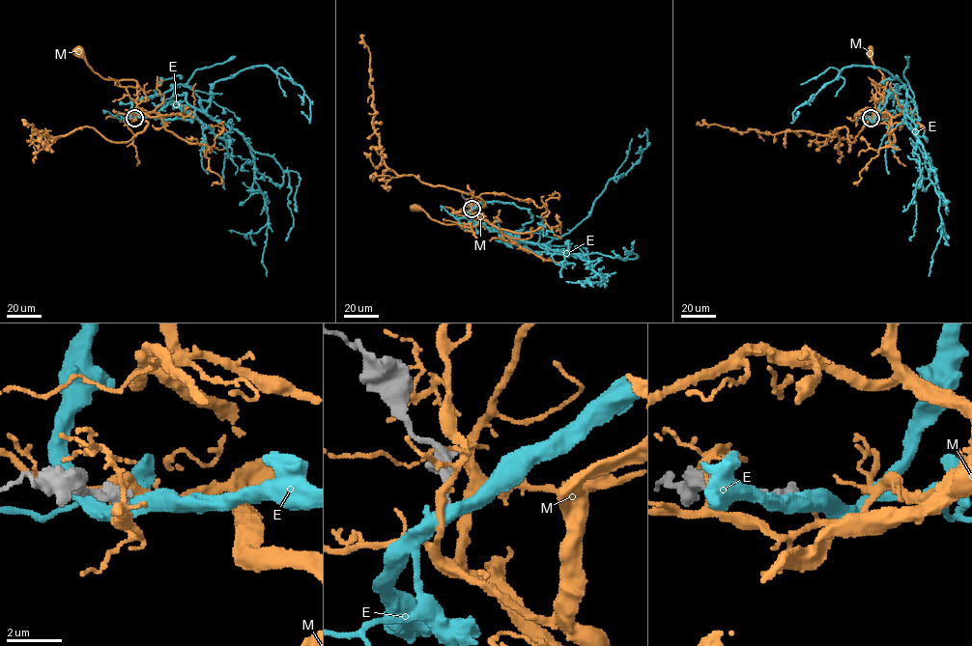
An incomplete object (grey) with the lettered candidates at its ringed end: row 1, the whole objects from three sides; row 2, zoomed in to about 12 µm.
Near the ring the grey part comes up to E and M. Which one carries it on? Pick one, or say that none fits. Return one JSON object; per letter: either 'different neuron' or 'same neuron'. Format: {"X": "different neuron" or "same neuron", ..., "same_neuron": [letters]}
{"E": "different neuron", "M": "different neuron", "same_neuron": []}

